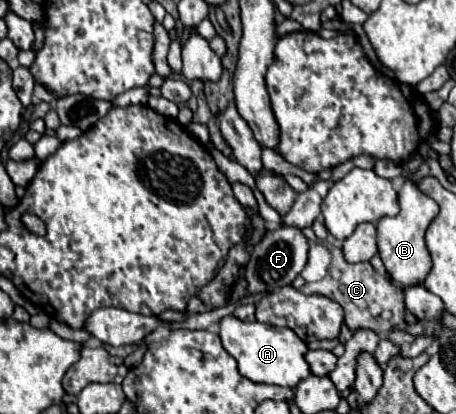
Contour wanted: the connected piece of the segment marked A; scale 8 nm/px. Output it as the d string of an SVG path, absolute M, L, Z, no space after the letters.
M233 315L221 319L219 323L221 331L221 343L227 349L231 357L239 363L239 373L255 383L269 383L269 385L281 385L281 387L295 387L301 379L309 377L309 365L305 361L307 345L291 331L281 327L271 327L267 323L245 323Z

